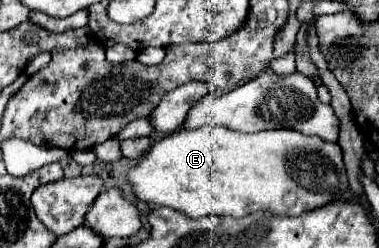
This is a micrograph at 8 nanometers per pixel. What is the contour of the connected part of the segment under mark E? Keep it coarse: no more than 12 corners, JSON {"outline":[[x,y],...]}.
{"outline":[[211,126],[153,142],[133,198],[189,218],[341,200],[339,144]]}

